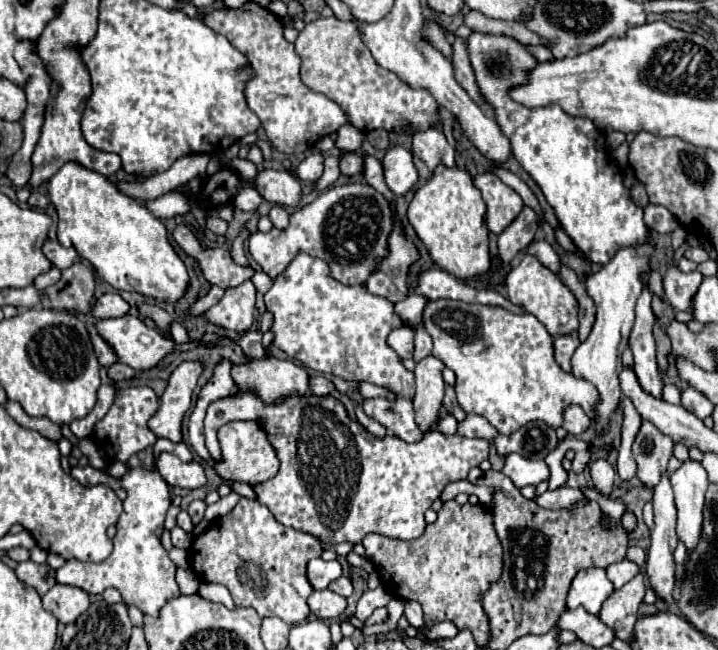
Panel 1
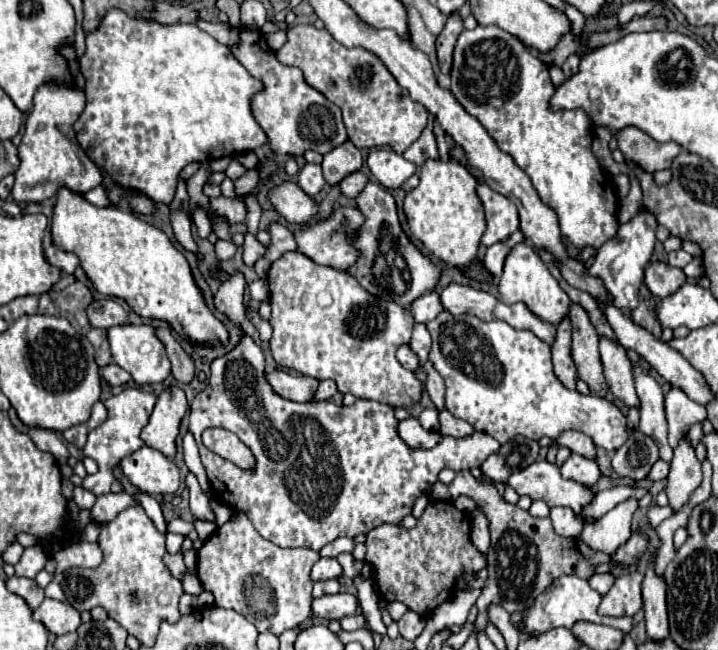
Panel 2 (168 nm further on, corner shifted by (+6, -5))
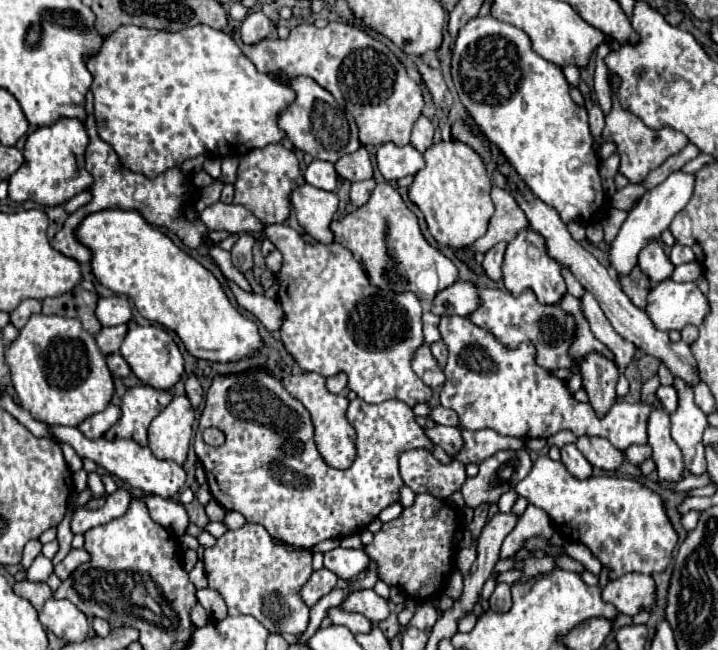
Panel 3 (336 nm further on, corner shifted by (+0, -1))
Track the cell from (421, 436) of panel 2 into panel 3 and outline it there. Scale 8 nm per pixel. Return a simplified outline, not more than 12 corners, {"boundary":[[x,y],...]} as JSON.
{"boundary":[[459,427],[425,429],[425,433],[449,457],[463,447]]}

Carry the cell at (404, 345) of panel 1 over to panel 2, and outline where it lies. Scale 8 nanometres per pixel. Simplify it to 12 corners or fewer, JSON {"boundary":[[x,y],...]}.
{"boundary":[[409,345],[397,349],[397,359],[405,369],[419,367],[417,355]]}

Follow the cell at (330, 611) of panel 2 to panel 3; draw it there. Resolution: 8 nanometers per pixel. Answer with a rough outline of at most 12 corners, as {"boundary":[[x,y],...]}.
{"boundary":[[373,589],[351,593],[345,611],[363,613],[371,623],[389,617],[389,601]]}

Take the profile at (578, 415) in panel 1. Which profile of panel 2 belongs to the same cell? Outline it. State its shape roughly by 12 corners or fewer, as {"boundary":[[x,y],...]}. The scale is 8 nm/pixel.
{"boundary":[[563,431],[555,441],[595,459],[595,443],[581,431]]}

